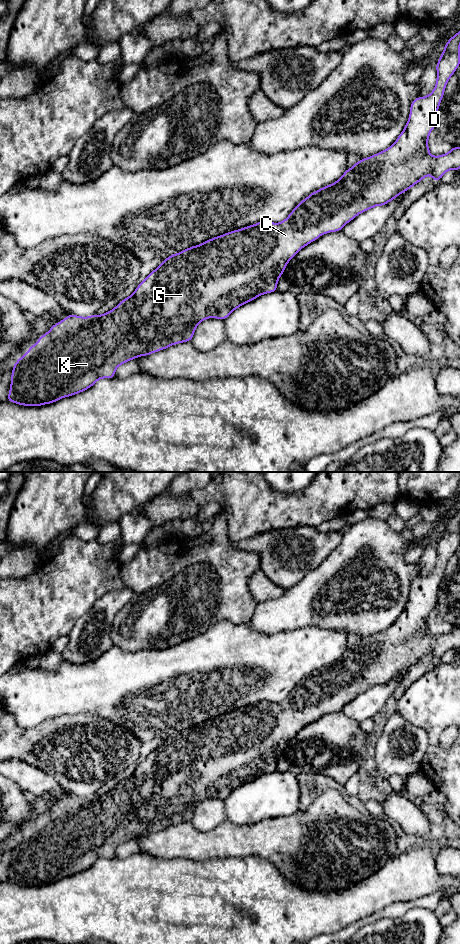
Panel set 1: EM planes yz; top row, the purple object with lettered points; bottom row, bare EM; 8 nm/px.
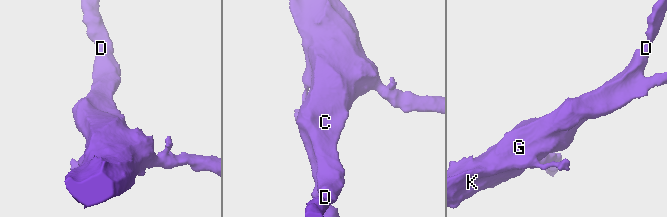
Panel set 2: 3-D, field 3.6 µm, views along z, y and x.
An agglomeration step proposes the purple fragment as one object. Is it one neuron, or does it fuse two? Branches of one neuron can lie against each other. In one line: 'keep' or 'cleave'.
keep

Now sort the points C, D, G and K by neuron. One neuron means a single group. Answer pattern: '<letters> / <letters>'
C D G K

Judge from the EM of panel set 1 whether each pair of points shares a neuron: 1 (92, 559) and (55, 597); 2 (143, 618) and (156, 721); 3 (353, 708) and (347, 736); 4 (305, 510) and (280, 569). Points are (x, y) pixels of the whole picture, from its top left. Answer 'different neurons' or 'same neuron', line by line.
1: same neuron
2: different neurons
3: different neurons
4: different neurons

